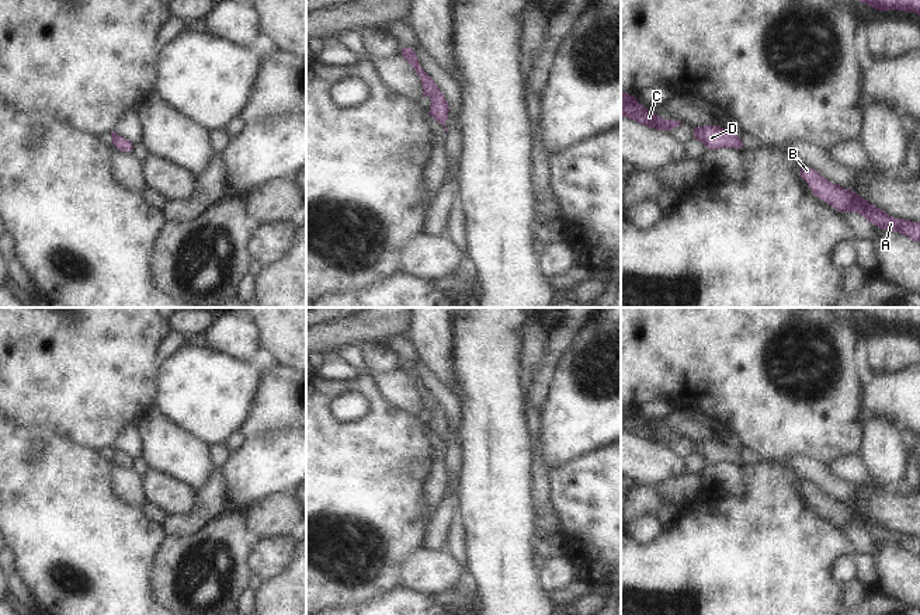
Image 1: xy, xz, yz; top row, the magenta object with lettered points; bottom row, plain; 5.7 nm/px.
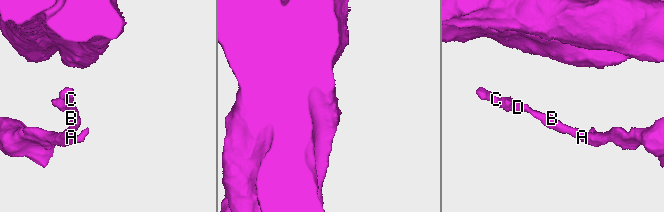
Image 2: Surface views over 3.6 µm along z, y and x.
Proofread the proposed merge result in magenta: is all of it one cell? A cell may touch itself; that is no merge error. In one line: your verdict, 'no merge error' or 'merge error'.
no merge error

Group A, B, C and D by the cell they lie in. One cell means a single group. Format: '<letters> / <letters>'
A B C D

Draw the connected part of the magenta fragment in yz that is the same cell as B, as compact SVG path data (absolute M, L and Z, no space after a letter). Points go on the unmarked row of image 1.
M801 480L798 489L819 514L832 520L836 525L855 527L882 545L899 546L914 557L920 557L920 536L891 531L883 524L858 511L854 505L829 496L810 480Z

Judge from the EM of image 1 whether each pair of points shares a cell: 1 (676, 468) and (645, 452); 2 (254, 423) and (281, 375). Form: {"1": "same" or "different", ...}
{"1": "same", "2": "same"}

